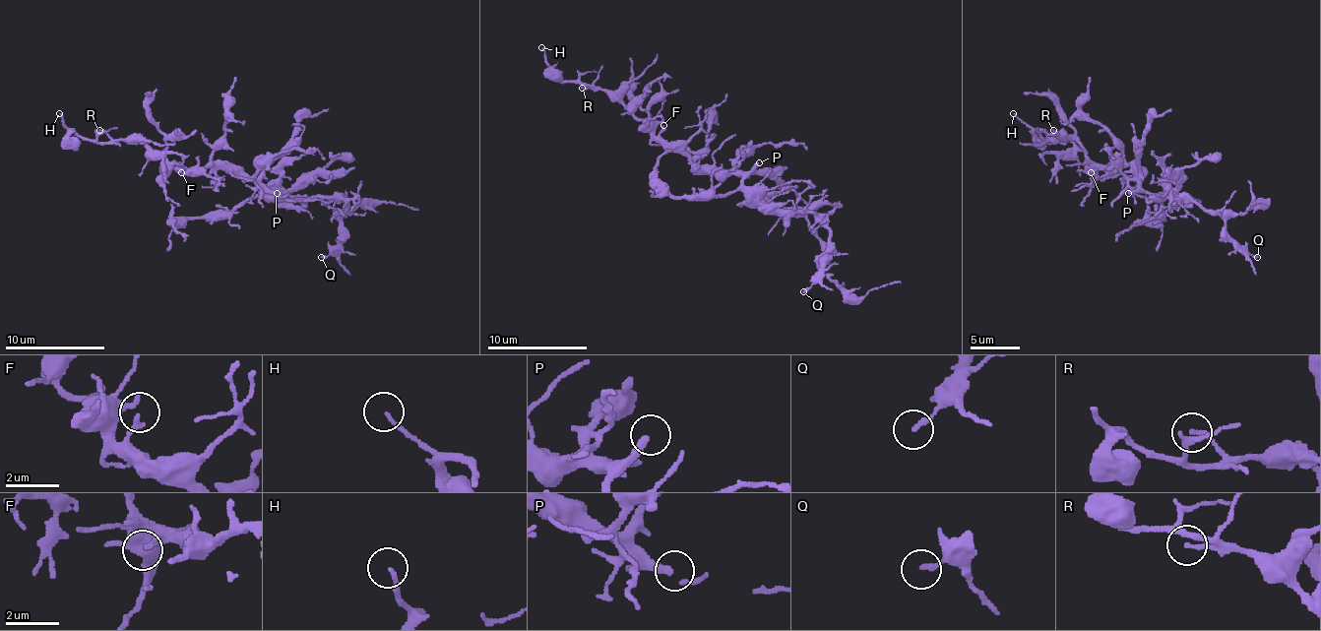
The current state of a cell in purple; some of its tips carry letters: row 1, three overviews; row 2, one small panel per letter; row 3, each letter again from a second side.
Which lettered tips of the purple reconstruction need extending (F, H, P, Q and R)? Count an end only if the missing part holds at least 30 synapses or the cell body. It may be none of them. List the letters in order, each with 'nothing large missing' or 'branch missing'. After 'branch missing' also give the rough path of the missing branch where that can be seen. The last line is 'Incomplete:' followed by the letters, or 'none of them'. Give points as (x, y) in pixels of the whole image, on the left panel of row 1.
F: nothing large missing
H: nothing large missing
P: branch missing; missing branch runs (277, 193), (308, 190), (321, 203), (308, 143), (345, 130), (279, 195), (209, 200), (181, 255)
Q: nothing large missing
R: nothing large missing
Incomplete: P

